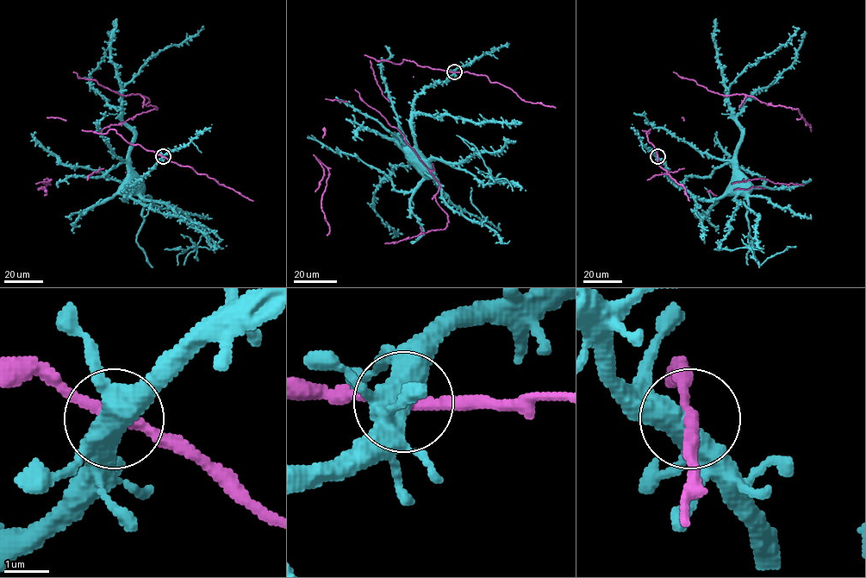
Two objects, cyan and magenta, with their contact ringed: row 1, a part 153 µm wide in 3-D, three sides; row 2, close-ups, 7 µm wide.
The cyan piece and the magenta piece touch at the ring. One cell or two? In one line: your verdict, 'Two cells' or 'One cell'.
Two cells

